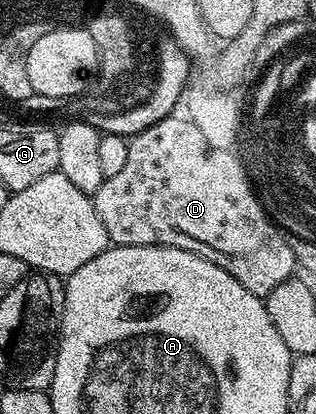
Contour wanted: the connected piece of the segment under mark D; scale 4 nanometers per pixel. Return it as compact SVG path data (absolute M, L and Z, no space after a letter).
M173 114L131 137L128 141L130 155L122 171L107 177L94 193L98 218L102 218L102 226L106 226L106 234L113 245L161 244L178 250L190 250L190 254L198 254L206 258L206 262L222 266L222 270L242 282L250 294L263 298L270 238L277 226L262 206L257 206L249 196L244 176L229 149L220 149L222 156L212 156L216 154L216 148L213 152L208 150L210 142L198 138L202 133L190 119Z

